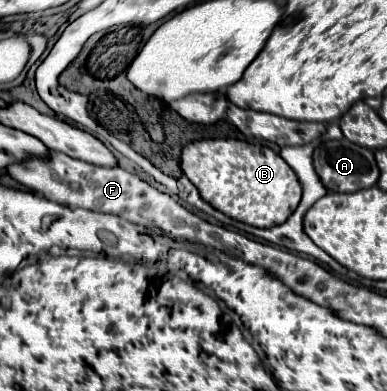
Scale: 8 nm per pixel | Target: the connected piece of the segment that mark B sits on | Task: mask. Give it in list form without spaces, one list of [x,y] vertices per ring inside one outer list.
[[[222,138],[222,140],[196,140],[184,146],[180,168],[188,176],[188,180],[198,188],[200,196],[212,204],[216,210],[224,212],[226,216],[240,220],[244,224],[256,226],[256,228],[272,228],[276,224],[282,224],[298,206],[302,188],[294,174],[294,170],[268,146],[252,144],[246,140],[234,140],[234,138]]]

